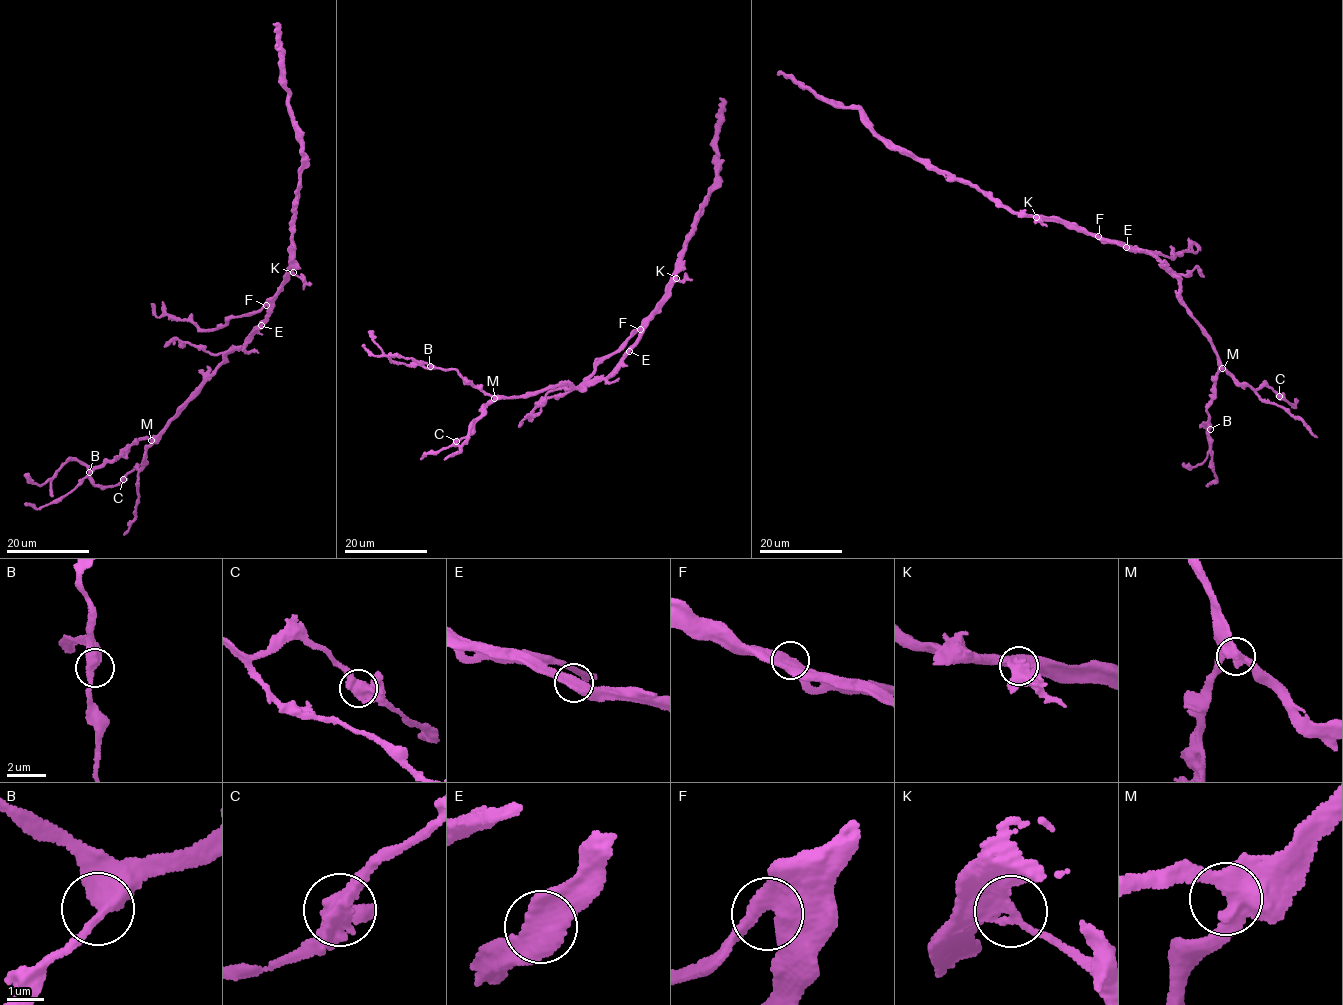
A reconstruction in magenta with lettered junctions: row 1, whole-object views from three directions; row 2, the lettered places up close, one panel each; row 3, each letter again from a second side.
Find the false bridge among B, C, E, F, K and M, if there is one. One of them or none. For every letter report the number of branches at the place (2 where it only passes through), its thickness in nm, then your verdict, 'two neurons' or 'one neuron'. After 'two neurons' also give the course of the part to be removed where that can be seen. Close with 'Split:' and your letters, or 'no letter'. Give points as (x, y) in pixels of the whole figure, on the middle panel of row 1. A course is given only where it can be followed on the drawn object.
B: 2 | 460 nm | one neuron
C: 2 | 550 nm | one neuron
E: 2 | 600 nm | one neuron
F: 2 | 480 nm | one neuron
K: 2 | 400 nm | one neuron
M: 3 | 420 nm | one neuron
Split: no letter

